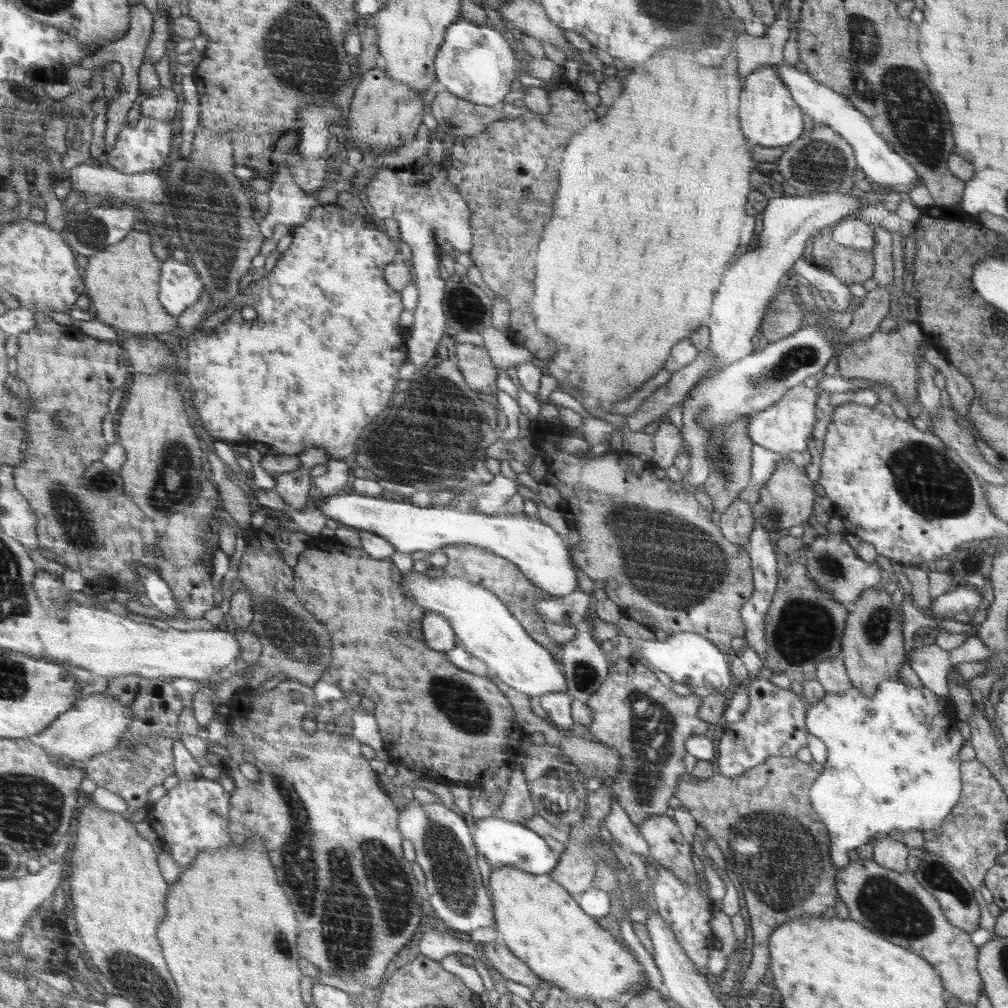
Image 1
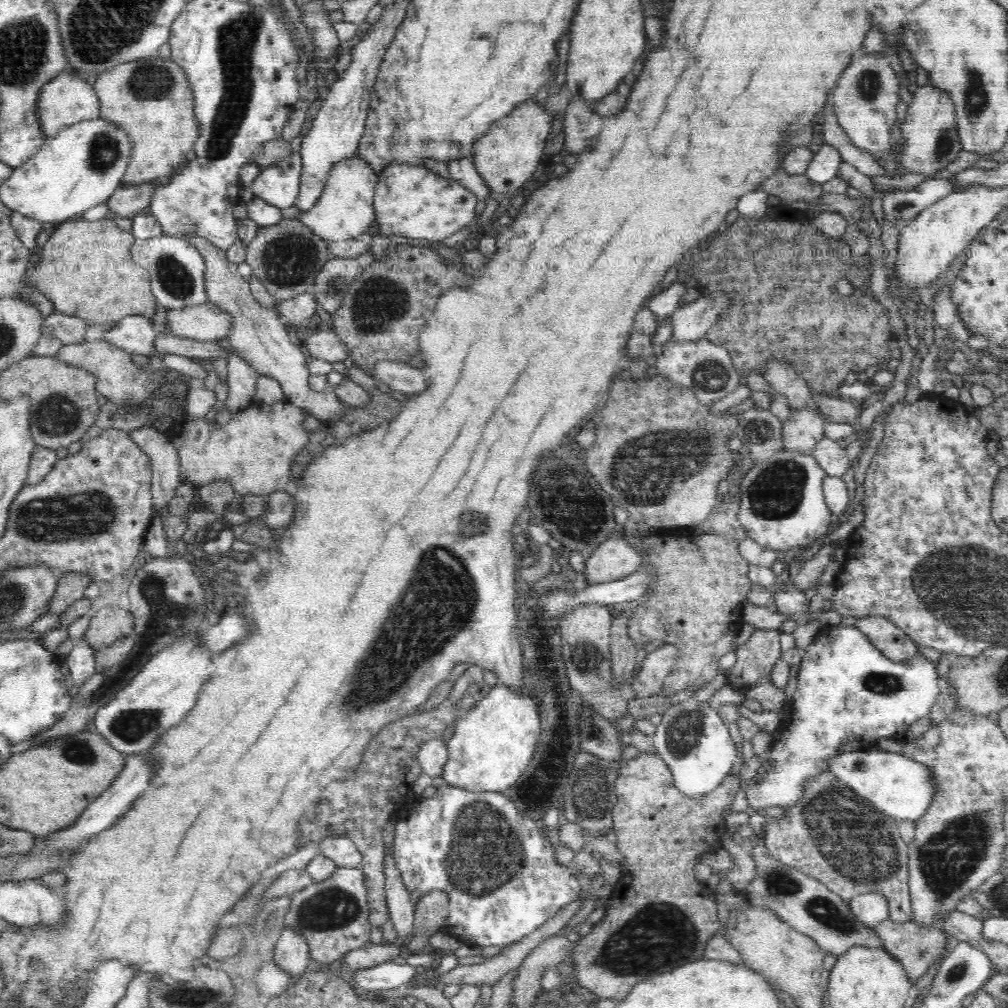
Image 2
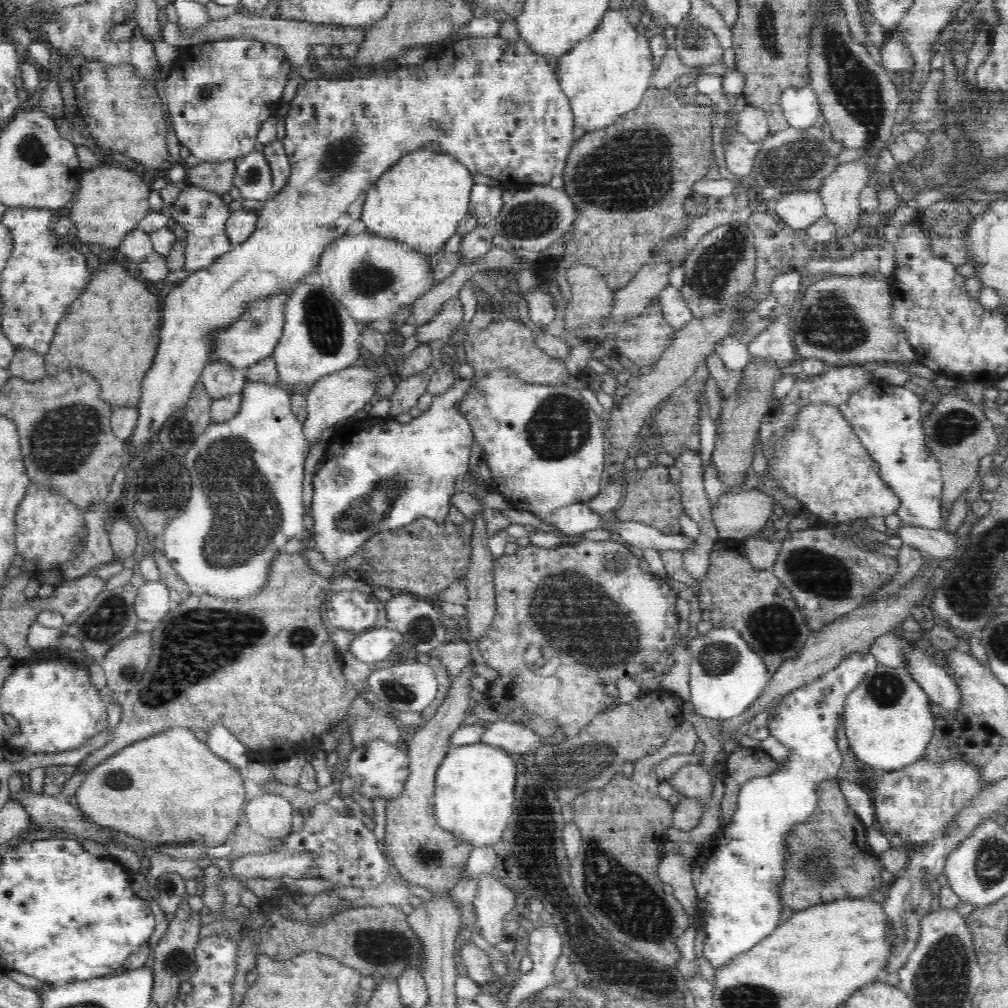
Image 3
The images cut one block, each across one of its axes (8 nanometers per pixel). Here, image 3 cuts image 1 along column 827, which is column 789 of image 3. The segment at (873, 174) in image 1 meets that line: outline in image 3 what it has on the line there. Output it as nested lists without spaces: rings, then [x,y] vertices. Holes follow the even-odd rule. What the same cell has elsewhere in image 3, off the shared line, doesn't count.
[[[811,85],[785,88],[779,104],[787,126],[803,129],[821,124],[821,107]]]

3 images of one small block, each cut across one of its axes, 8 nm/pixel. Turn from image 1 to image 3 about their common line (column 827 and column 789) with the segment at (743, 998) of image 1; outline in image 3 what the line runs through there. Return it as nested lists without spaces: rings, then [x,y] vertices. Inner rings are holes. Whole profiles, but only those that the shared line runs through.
[[[834,778],[819,782],[815,794],[818,797],[815,811],[799,825],[791,826],[792,832],[786,834],[786,860],[783,860],[786,882],[780,886],[779,902],[788,910],[802,910],[846,897],[868,896],[882,888],[880,874],[885,867],[884,861],[878,860],[876,854],[872,854],[872,848],[866,842],[867,827],[848,806],[838,782]]]

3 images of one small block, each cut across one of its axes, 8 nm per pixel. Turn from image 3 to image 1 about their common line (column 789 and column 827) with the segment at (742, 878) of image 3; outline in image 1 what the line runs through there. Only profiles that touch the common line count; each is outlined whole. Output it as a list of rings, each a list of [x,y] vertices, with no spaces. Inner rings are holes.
[[[888,678],[884,680],[880,686],[878,686],[877,692],[874,692],[874,696],[866,696],[864,692],[860,692],[858,688],[852,686],[850,690],[842,692],[842,694],[824,694],[824,698],[816,704],[810,706],[809,714],[806,715],[806,724],[809,725],[809,732],[818,737],[828,749],[827,758],[825,762],[825,768],[818,776],[817,782],[814,782],[810,787],[810,796],[813,800],[813,808],[817,811],[818,816],[821,818],[821,822],[825,824],[826,828],[830,828],[830,860],[833,860],[837,873],[842,871],[842,868],[846,868],[850,864],[848,858],[848,852],[862,846],[862,844],[872,843],[875,838],[881,836],[887,836],[891,830],[897,829],[902,832],[908,830],[934,830],[941,827],[942,820],[946,819],[946,816],[950,815],[950,812],[958,804],[958,800],[961,800],[962,788],[964,784],[960,782],[960,757],[958,752],[962,748],[962,736],[958,732],[958,728],[954,724],[950,724],[950,711],[942,710],[940,706],[940,698],[928,690],[926,686],[922,688],[912,688],[910,684],[904,684],[901,680],[894,680],[894,678]]]

